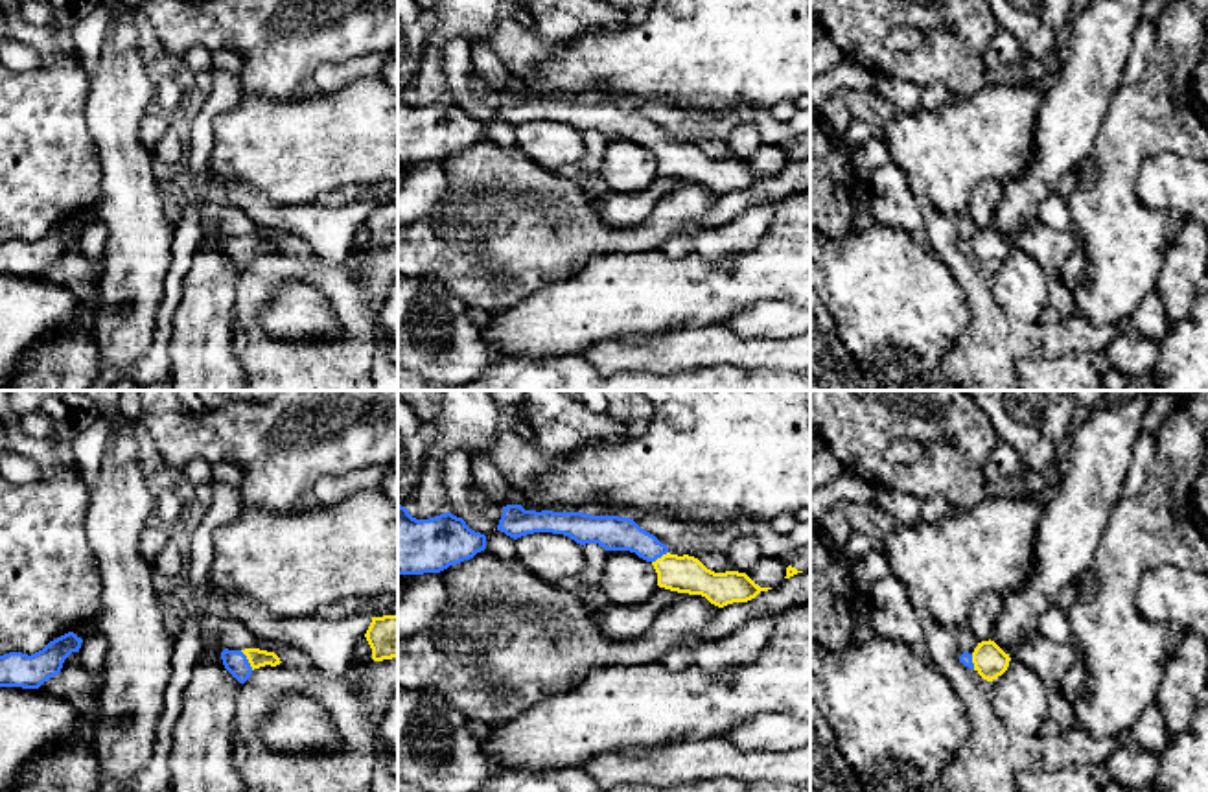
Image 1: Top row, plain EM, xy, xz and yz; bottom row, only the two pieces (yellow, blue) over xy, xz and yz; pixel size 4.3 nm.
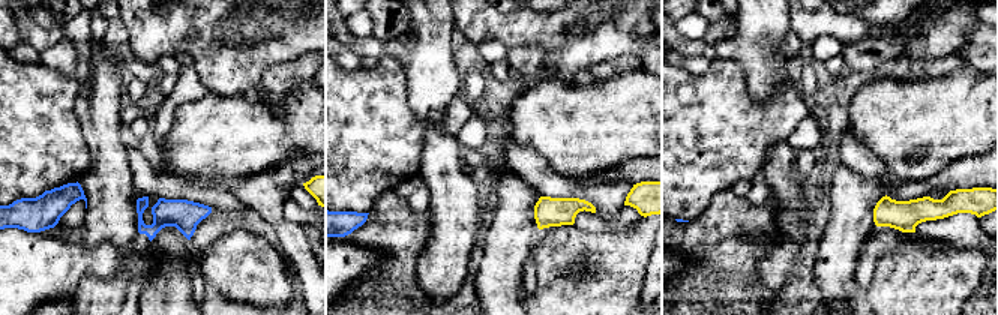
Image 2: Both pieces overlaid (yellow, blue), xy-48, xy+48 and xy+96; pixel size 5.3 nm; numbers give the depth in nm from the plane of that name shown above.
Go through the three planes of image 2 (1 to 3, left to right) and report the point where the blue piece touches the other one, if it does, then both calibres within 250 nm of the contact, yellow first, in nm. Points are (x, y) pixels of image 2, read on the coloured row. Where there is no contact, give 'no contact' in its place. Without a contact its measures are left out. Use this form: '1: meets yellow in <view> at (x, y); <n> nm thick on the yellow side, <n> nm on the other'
1: no contact
2: no contact
3: no contact

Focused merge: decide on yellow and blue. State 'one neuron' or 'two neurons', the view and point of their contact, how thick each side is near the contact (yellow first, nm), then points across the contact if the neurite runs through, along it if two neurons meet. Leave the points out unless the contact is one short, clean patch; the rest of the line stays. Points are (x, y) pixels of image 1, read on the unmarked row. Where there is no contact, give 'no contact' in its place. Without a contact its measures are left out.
one neuron; contact xy (247, 245); calibres 80 and 100 nm; way xy (258, 245), (247, 245), (236, 251)

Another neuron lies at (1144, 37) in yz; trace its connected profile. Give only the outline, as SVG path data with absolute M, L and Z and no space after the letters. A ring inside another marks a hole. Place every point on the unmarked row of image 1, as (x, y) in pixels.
M1142 20L1132 33L1132 46L1121 72L1121 85L1131 87L1142 79L1156 42L1156 20Z

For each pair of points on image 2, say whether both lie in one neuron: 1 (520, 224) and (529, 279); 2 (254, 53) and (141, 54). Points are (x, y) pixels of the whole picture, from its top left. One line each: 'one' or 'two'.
1: two
2: one

